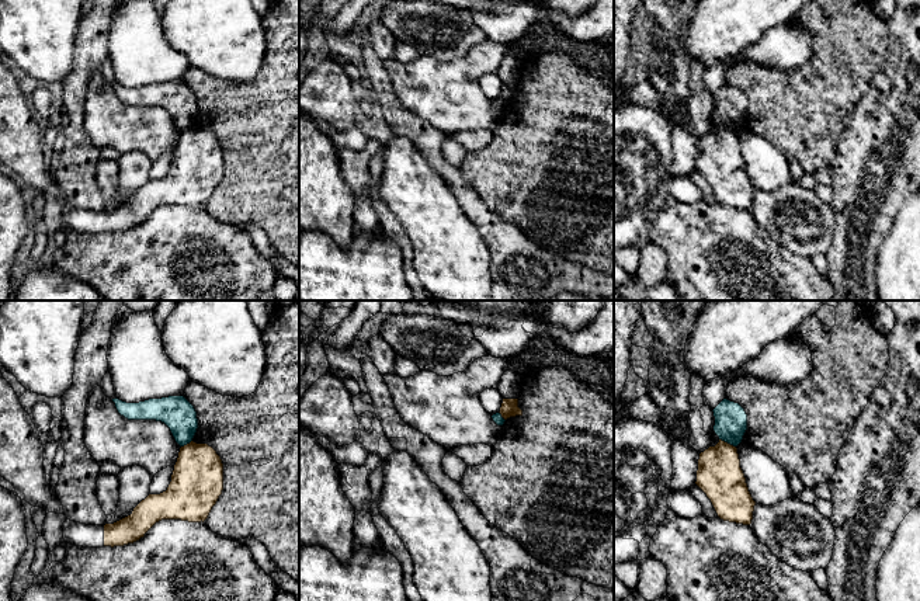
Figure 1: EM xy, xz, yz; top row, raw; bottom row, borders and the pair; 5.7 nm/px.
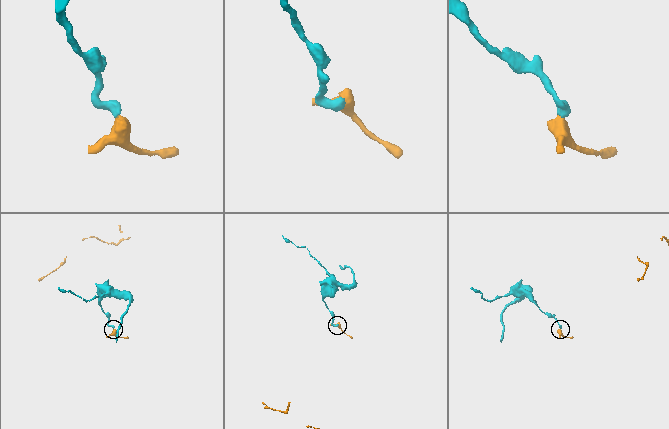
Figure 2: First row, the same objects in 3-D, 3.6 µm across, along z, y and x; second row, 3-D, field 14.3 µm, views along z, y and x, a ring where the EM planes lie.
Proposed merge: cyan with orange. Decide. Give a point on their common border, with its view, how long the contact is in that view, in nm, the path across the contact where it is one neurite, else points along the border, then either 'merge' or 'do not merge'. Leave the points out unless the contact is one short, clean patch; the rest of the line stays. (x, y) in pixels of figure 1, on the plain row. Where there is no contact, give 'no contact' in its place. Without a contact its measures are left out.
meets cyan in yz at (728, 128); contact 110 nm long; border along yz (719, 124), (735, 132); do not merge

